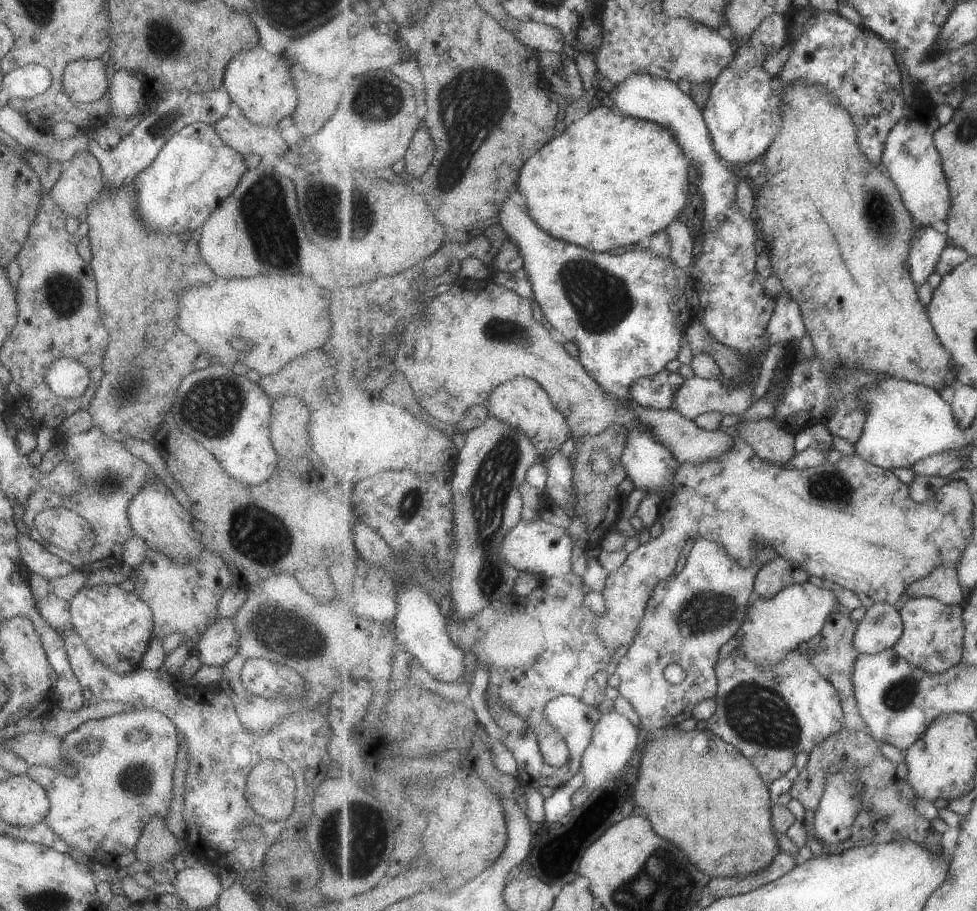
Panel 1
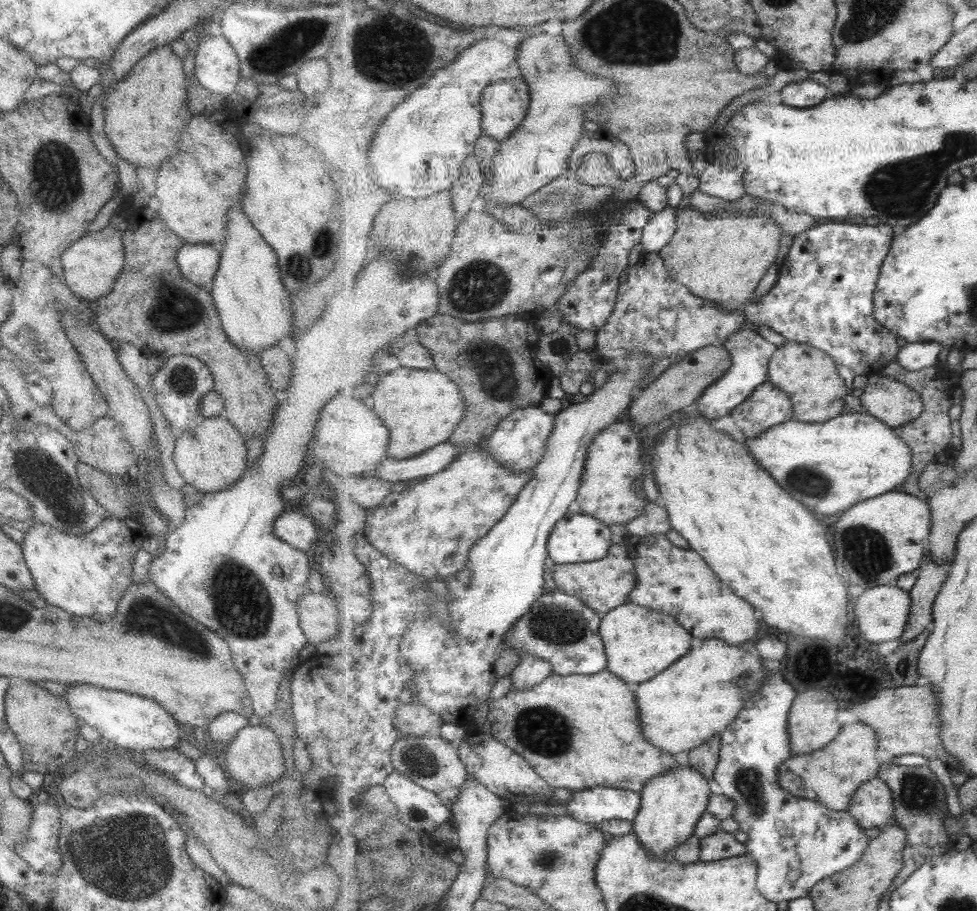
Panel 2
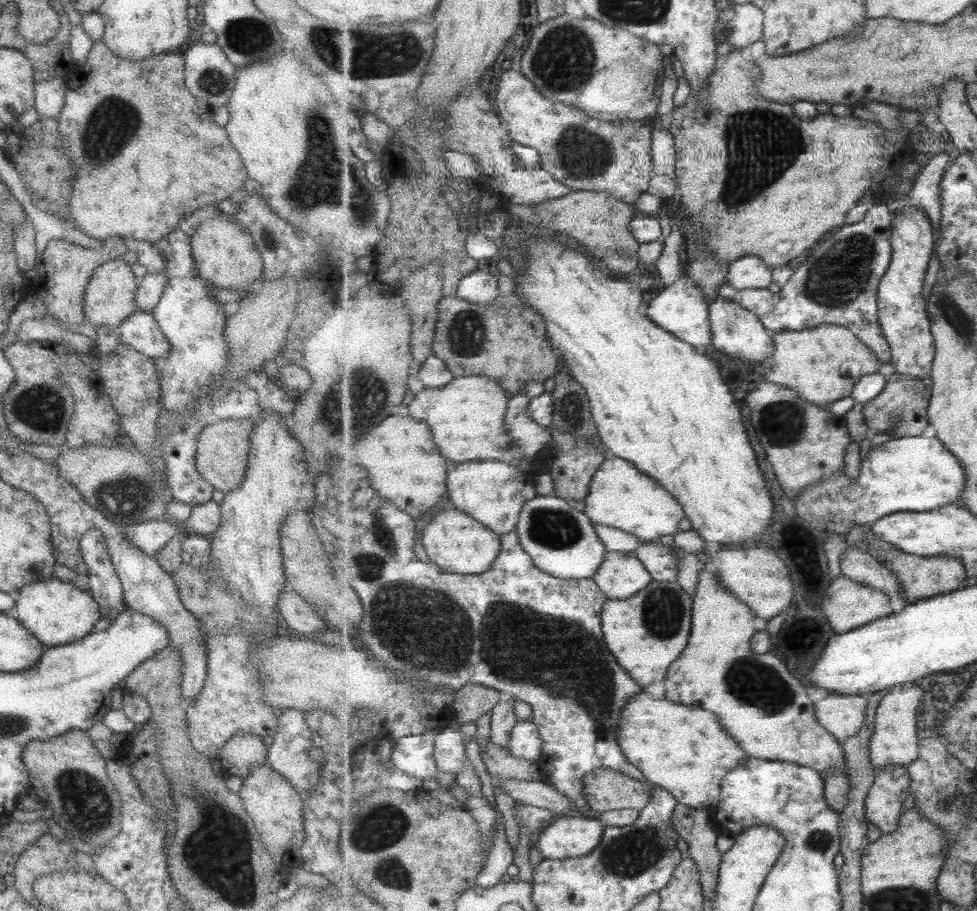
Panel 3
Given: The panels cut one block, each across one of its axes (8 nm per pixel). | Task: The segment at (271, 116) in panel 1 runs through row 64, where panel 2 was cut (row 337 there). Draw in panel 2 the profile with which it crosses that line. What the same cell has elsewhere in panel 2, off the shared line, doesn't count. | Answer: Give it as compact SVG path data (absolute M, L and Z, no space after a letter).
M240 204L226 214L226 236L218 248L219 262L208 287L209 295L229 343L245 354L259 355L266 347L277 346L279 340L291 335L291 295L281 282L276 254L253 228Z

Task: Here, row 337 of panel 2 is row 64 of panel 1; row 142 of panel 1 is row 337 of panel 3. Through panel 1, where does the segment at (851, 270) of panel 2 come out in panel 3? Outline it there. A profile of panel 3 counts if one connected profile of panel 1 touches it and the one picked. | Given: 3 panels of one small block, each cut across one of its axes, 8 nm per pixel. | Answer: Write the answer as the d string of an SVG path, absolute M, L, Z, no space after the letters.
M887 196L878 205L873 205L866 213L864 219L857 223L844 225L837 231L833 238L823 242L815 252L810 252L802 258L797 266L797 272L793 274L789 283L781 288L776 294L771 294L768 289L747 288L737 290L725 281L722 288L719 288L719 296L733 300L741 304L749 311L753 311L764 322L765 328L774 333L783 330L807 330L821 325L836 324L851 330L865 345L869 346L873 352L882 360L883 363L890 362L892 350L880 323L879 296L880 285L885 274L888 273L892 264L894 253L892 243L892 232L894 229L894 216L888 207Z

